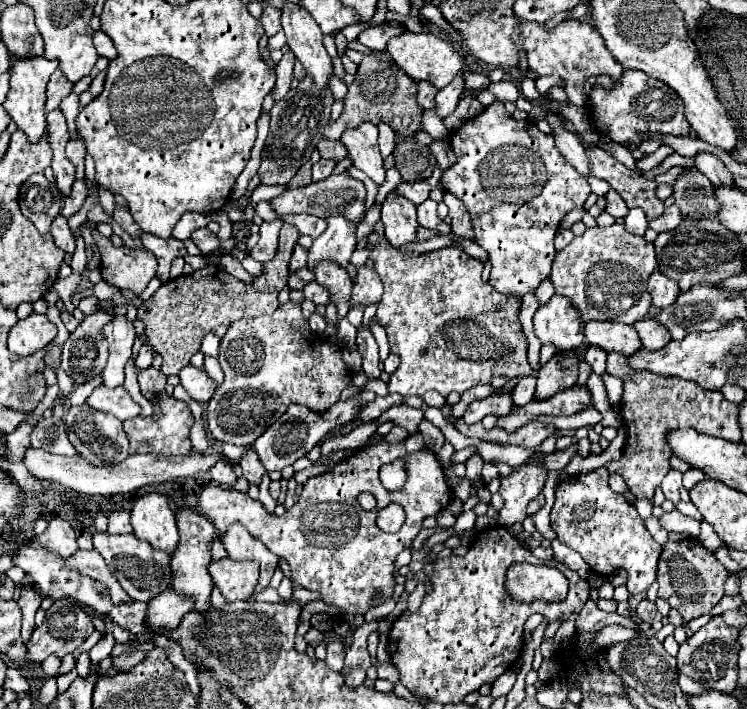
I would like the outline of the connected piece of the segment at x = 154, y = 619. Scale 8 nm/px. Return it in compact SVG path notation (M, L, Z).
M171 586L161 592L161 596L155 596L149 602L147 612L147 624L151 632L157 632L159 628L177 628L179 618L193 610L193 602L189 596L177 594Z

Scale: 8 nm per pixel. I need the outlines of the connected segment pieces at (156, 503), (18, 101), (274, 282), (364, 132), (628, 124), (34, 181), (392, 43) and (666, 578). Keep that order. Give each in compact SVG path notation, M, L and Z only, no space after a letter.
M145 494L135 500L131 510L131 526L139 540L173 556L179 534L175 526L175 512L169 508L169 498L163 494Z
M29 58L29 60L15 60L11 64L11 90L7 94L7 100L3 102L5 110L13 118L19 130L25 132L29 142L41 140L41 136L47 130L45 122L45 88L49 82L49 76L55 72L57 60L47 60L47 58Z
M287 223L283 224L280 235L275 258L263 264L265 274L253 278L251 286L239 282L237 278L221 270L217 264L207 264L203 270L193 272L191 276L179 276L175 280L169 280L139 306L137 318L145 324L147 344L151 344L163 358L161 372L165 376L177 374L183 366L189 364L189 358L199 352L205 334L215 332L217 336L223 336L235 320L273 314L277 310L277 294L281 288L287 286L289 260L300 237L297 228Z
M365 122L363 128L345 128L341 142L349 150L353 166L363 170L375 184L383 184L383 158L377 148L377 126Z
M625 68L621 80L613 80L611 90L595 84L589 94L587 108L591 112L595 130L605 134L609 140L625 146L629 152L639 148L643 134L685 136L689 132L689 122L683 116L681 98L667 84L647 76L645 72Z
M33 174L21 188L19 206L41 234L49 232L49 224L61 212L63 196L57 192L43 174Z
M405 32L405 34L395 36L395 38L389 40L387 52L391 54L391 58L411 78L431 82L437 88L445 88L457 76L457 72L463 68L459 52L449 42L445 42L445 40L441 40L441 38L433 36L433 34L413 34L413 32Z
M687 538L681 542L667 542L663 546L663 554L659 558L659 570L657 570L659 598L667 600L669 606L679 610L683 620L689 622L703 614L709 614L709 610L725 596L723 584L727 576L729 572L725 570L725 566L699 540Z

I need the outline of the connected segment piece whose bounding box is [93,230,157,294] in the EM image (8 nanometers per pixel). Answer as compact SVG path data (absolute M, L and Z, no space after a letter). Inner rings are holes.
M93 230L93 238L101 252L103 280L119 290L133 290L141 294L157 272L157 258L145 248L115 248L109 238Z

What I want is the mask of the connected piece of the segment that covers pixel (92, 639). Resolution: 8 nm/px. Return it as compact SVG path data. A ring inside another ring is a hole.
M95 630L87 640L73 652L73 658L75 658L75 662L77 662L77 658L79 658L79 654L81 654L84 651L90 651L91 648L96 645L96 643L101 639L103 634L101 632L97 632Z

